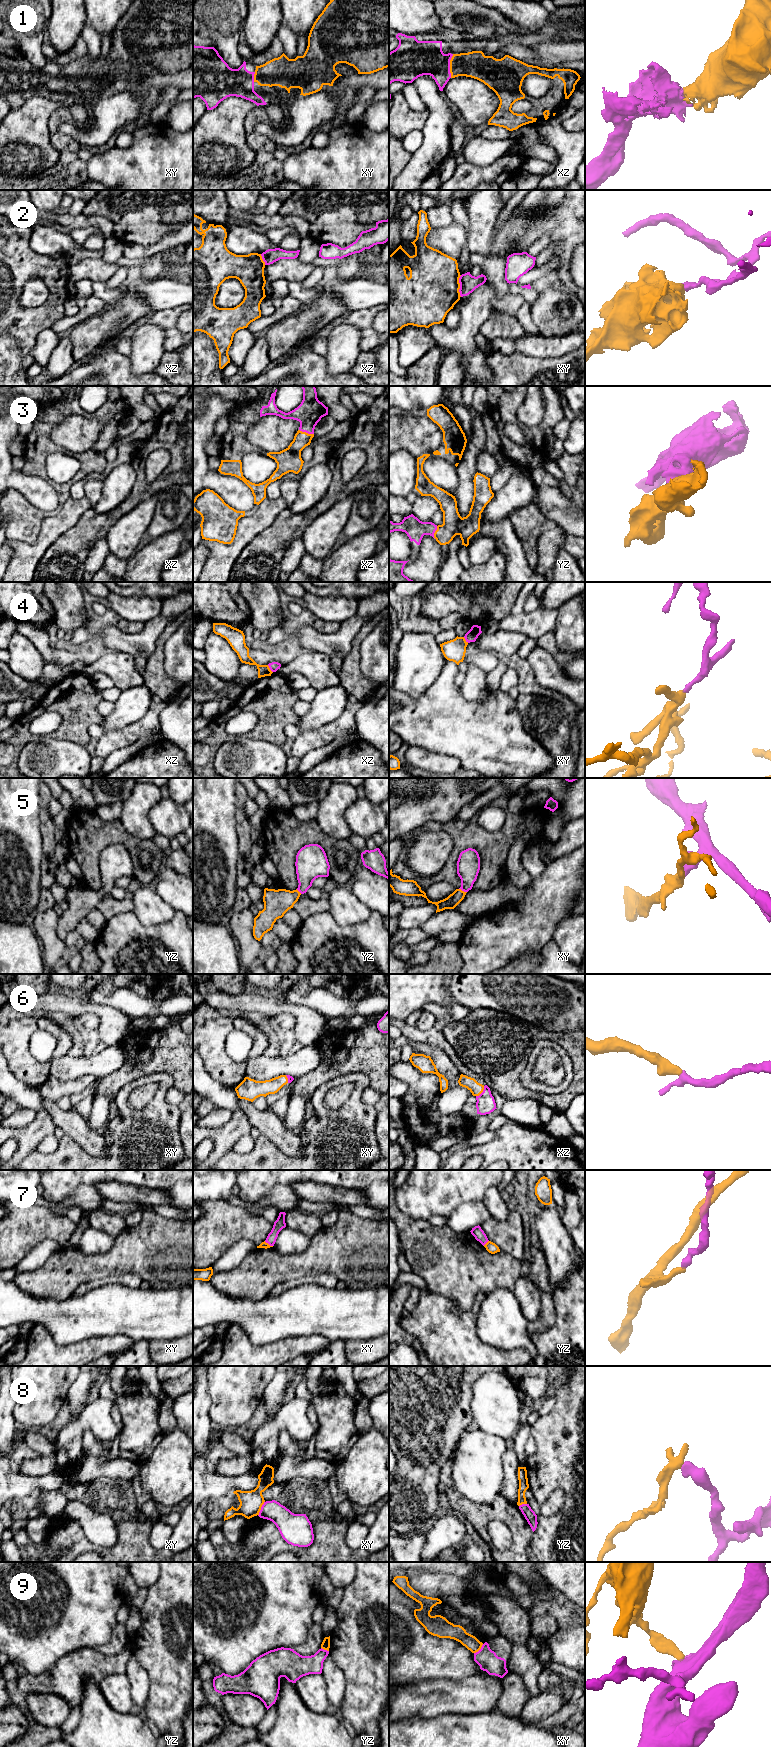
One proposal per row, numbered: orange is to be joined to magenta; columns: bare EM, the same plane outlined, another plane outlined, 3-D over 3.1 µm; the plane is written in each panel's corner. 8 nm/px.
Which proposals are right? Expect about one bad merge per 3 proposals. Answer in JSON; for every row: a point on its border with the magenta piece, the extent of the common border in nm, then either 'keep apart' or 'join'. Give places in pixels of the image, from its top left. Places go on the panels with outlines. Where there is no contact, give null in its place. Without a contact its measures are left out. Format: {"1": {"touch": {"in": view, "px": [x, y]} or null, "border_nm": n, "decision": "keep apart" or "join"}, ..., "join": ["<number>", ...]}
{"1": {"touch": {"in": "xz", "px": [449, 66]}, "border_nm": 190, "decision": "join"}, "2": {"touch": {"in": "xy", "px": [460, 286]}, "border_nm": 180, "decision": "keep apart"}, "3": {"touch": {"in": "xz", "px": [306, 432]}, "border_nm": 130, "decision": "join"}, "4": {"touch": {"in": "xz", "px": [270, 669]}, "border_nm": 80, "decision": "keep apart"}, "5": {"touch": {"in": "xy", "px": [463, 890]}, "border_nm": 70, "decision": "join"}, "6": {"touch": {"in": "xz", "px": [482, 1092]}, "border_nm": 110, "decision": "join"}, "7": {"touch": {"in": "xy", "px": [268, 1243]}, "border_nm": 80, "decision": "keep apart"}, "8": {"touch": {"in": "xy", "px": [261, 1508]}, "border_nm": 130, "decision": "keep apart"}, "9": {"touch": {"in": "xy", "px": [480, 1649]}, "border_nm": 110, "decision": "keep apart"}, "join": ["1", "3", "5", "6"]}

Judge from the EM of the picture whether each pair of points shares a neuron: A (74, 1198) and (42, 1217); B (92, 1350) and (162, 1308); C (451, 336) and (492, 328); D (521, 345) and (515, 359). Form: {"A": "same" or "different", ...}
{"A": "different", "B": "different", "C": "different", "D": "different"}

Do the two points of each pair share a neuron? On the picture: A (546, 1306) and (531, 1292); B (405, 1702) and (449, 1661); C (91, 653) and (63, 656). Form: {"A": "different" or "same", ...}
{"A": "different", "B": "different", "C": "same"}

